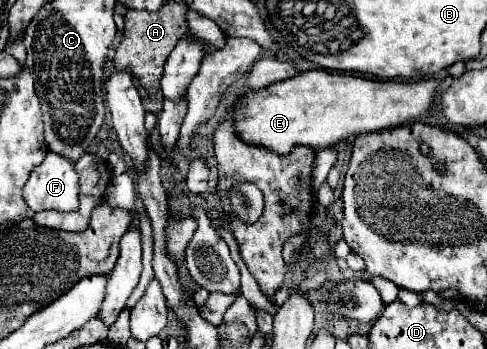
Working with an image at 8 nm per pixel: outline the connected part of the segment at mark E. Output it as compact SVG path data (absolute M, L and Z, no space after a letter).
M307 70L297 74L295 78L281 80L275 84L269 84L261 90L247 90L237 94L235 100L235 134L241 140L247 140L251 146L263 146L275 154L289 154L293 146L311 146L311 148L327 148L335 146L341 140L347 140L349 136L365 134L365 132L377 132L383 128L401 126L407 120L415 120L427 106L431 104L437 90L437 80L423 80L413 84L403 82L377 82L377 80L365 80L359 76L349 74L333 74L327 70Z

